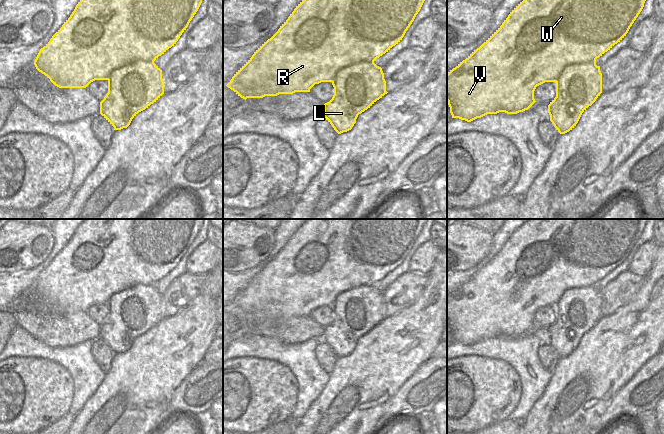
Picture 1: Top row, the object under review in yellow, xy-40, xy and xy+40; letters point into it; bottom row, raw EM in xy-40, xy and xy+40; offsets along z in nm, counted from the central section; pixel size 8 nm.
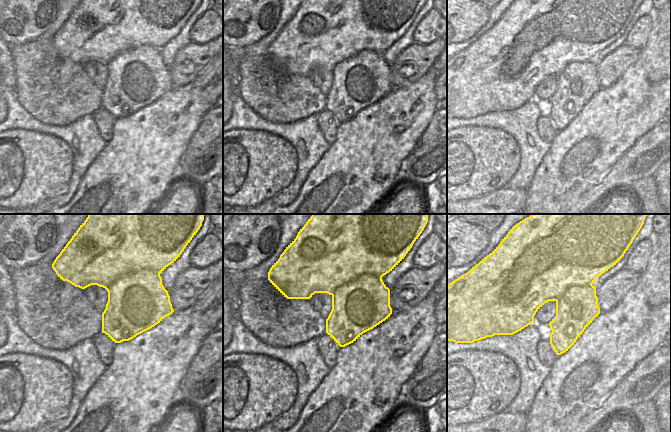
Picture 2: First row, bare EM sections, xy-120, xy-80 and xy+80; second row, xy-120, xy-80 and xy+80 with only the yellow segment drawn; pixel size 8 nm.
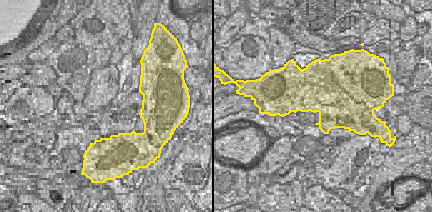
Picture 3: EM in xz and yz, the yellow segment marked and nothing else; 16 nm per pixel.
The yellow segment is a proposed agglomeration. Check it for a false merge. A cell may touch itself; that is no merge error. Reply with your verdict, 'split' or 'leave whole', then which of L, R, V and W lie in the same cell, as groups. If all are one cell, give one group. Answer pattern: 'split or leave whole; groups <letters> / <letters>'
split; groups L / R V W

